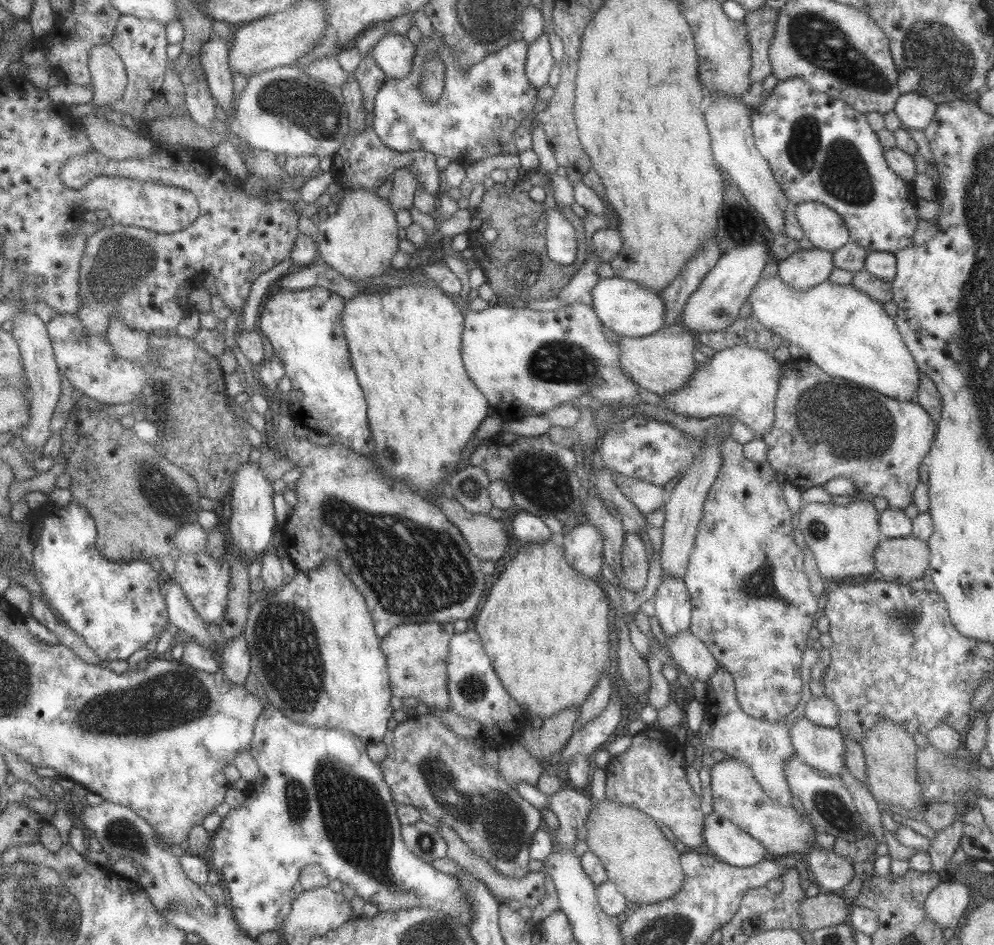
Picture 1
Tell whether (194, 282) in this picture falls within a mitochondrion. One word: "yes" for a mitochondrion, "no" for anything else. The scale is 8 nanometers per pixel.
no

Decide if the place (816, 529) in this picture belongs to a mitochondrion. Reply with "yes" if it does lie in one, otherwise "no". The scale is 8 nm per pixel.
yes

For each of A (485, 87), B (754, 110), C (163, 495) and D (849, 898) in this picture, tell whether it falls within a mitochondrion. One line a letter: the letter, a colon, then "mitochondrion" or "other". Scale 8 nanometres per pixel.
A: mitochondrion
B: other
C: mitochondrion
D: other

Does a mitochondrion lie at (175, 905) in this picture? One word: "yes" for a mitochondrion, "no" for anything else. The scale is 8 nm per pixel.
yes

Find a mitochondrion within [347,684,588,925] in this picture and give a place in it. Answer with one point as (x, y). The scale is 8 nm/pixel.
(504, 827)

